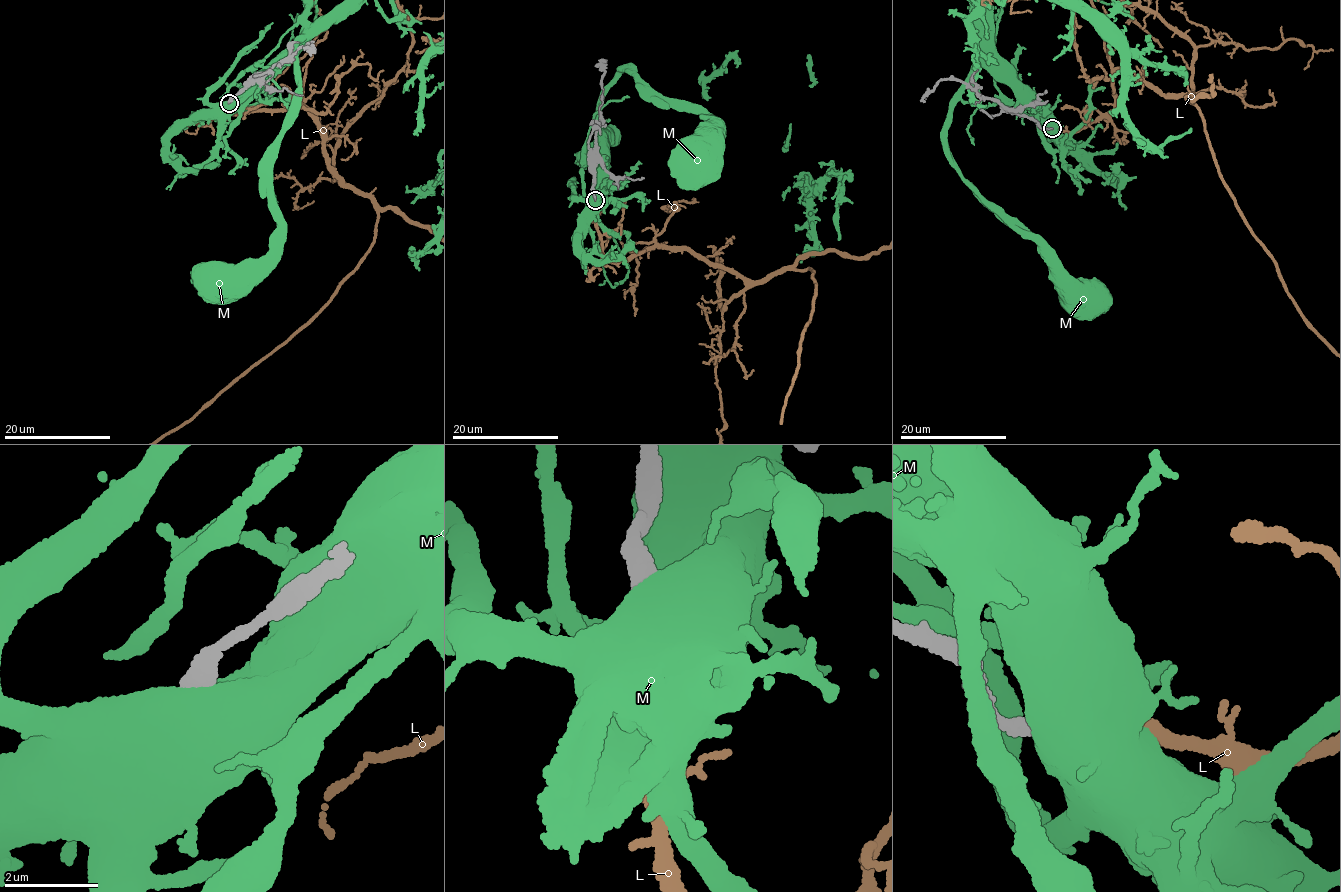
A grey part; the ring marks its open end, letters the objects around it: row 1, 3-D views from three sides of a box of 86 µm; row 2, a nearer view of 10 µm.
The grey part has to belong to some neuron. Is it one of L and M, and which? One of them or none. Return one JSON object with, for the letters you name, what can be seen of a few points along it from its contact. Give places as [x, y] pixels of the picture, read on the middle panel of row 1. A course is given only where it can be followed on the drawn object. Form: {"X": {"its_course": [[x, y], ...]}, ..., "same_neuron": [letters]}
{"same_neuron": []}

